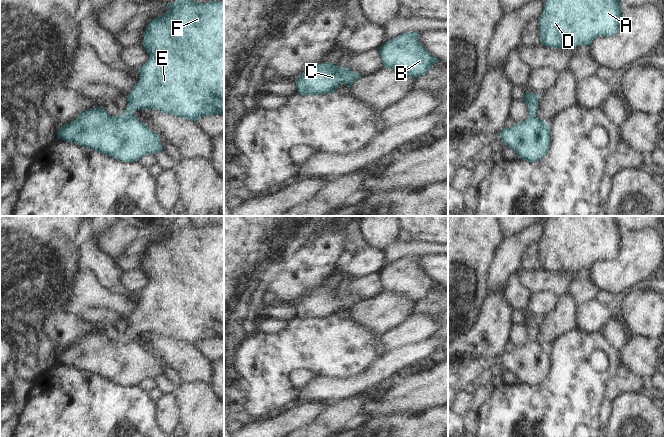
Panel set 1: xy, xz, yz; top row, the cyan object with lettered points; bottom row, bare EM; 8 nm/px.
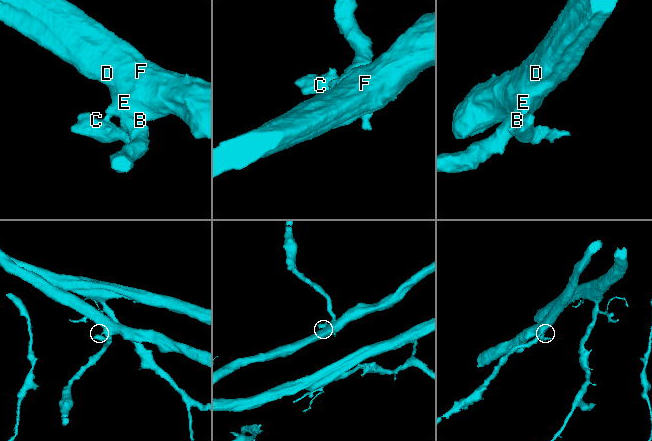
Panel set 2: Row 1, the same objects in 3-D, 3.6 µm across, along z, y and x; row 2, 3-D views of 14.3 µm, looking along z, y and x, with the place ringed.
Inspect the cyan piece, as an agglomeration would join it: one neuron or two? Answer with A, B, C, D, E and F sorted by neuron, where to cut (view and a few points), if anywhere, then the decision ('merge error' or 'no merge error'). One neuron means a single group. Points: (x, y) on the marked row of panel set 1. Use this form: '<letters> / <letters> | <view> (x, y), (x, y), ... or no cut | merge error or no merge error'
A B D E F / C | xy (123, 114), (134, 117) | merge error

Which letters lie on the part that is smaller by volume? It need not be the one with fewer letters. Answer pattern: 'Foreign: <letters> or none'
Foreign: C

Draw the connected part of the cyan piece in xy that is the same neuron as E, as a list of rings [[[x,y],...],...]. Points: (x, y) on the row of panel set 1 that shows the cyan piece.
[[[177,0],[171,4],[167,4],[169,11],[165,15],[161,15],[153,19],[147,26],[144,33],[143,46],[147,50],[150,58],[148,62],[139,68],[140,80],[126,96],[128,101],[128,108],[123,115],[128,117],[135,117],[135,112],[140,109],[155,109],[164,113],[169,113],[196,122],[203,116],[210,116],[213,114],[224,115],[224,2],[209,1],[206,3],[198,3],[193,0]]]

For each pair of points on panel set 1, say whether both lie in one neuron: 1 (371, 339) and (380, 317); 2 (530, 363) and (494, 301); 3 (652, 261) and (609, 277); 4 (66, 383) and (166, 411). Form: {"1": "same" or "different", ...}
{"1": "different", "2": "different", "3": "same", "4": "different"}

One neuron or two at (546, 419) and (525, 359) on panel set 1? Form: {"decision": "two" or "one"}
{"decision": "two"}

